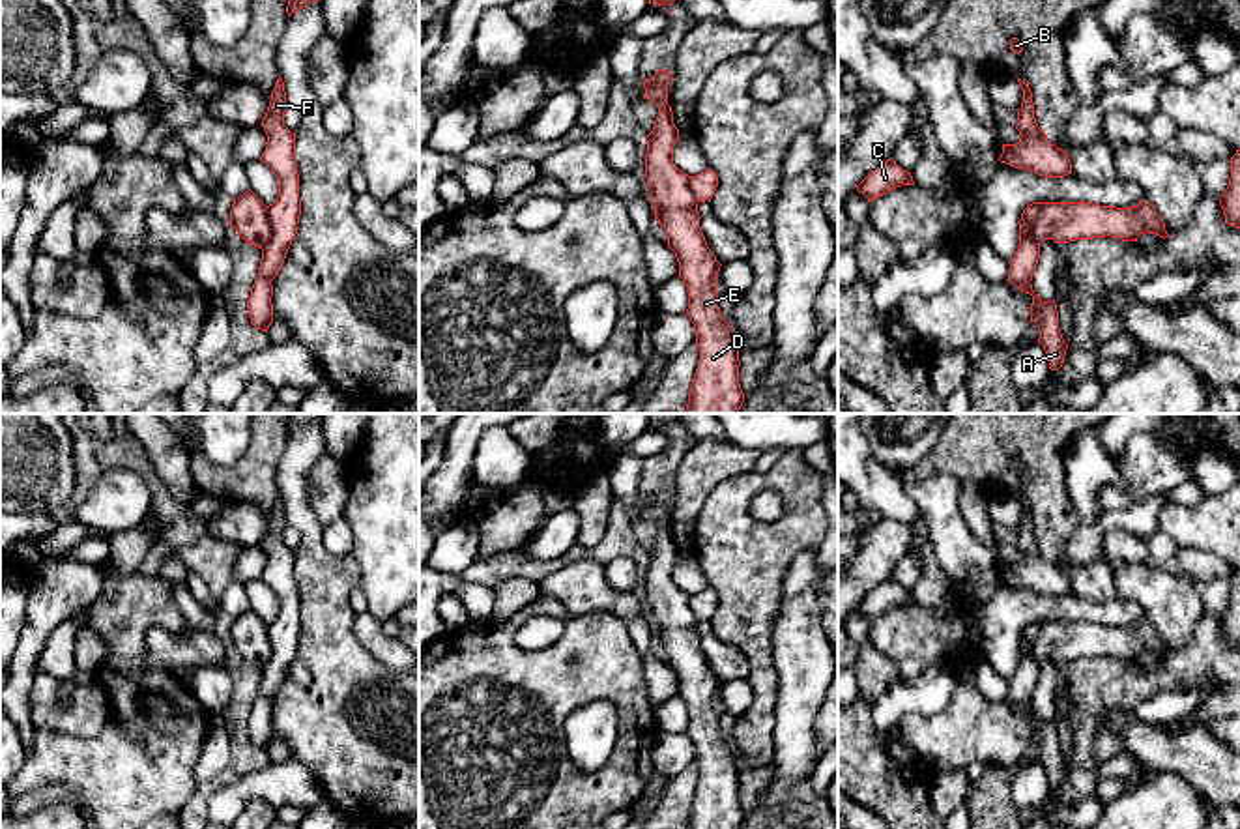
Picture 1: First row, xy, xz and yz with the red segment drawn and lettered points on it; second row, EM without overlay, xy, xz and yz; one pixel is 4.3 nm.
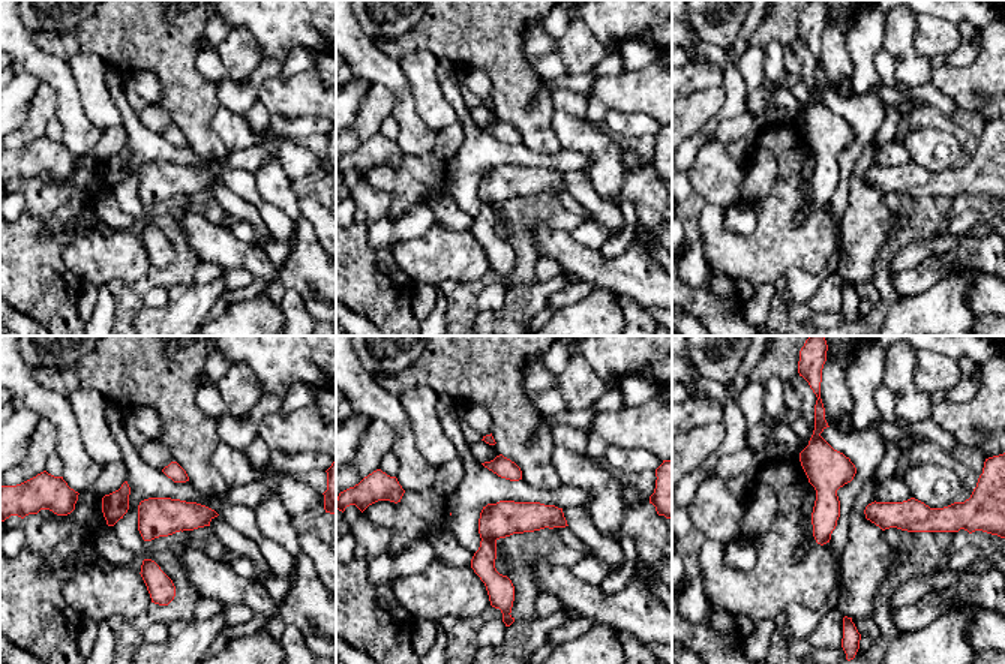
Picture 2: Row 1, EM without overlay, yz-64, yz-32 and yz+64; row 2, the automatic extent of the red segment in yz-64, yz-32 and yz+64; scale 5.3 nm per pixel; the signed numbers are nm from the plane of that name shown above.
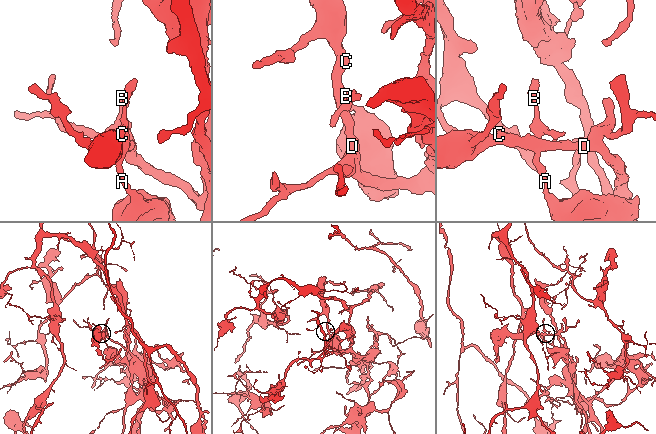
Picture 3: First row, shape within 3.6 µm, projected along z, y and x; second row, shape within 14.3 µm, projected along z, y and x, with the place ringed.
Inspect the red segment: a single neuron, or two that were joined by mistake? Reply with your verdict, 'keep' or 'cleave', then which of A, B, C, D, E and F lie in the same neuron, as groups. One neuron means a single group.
cleave; A B F / C D E

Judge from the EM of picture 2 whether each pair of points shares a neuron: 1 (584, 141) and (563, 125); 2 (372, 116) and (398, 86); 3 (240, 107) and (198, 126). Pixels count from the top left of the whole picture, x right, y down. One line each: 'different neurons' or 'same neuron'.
1: same neuron
2: different neurons
3: different neurons

